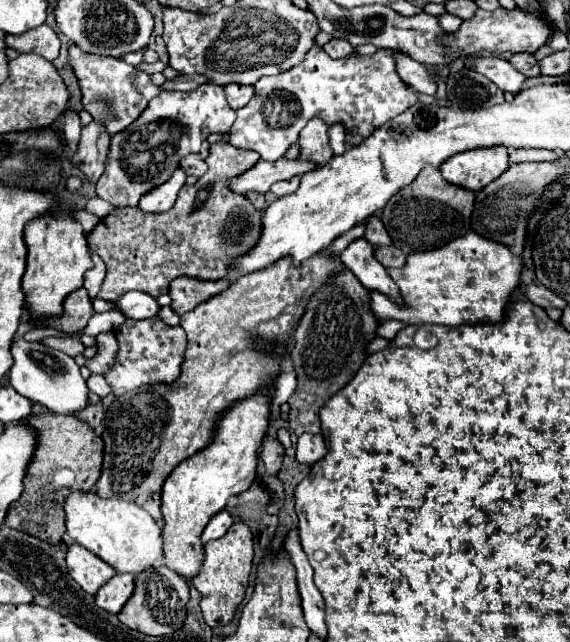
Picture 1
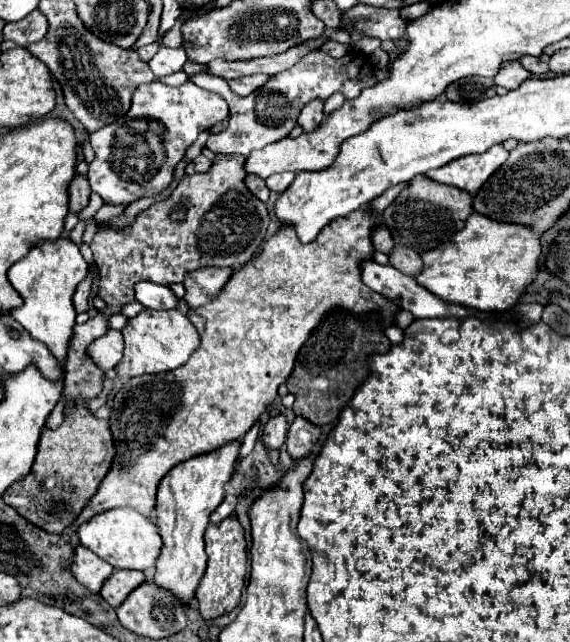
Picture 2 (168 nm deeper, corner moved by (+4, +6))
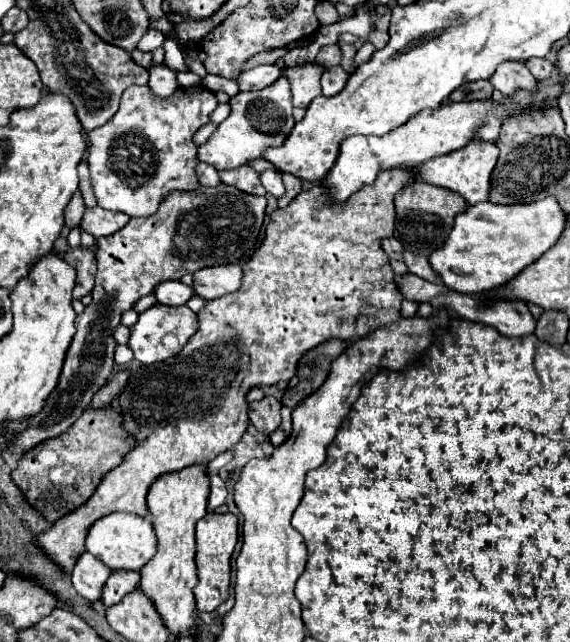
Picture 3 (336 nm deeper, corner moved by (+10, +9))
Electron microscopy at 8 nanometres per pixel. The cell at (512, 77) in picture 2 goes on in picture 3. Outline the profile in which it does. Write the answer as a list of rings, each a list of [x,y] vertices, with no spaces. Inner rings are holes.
[[[503,62],[501,66],[497,66],[495,74],[489,80],[493,88],[499,90],[503,96],[509,96],[513,90],[519,90],[519,88],[523,90],[537,88],[537,80],[525,68],[523,62]]]

